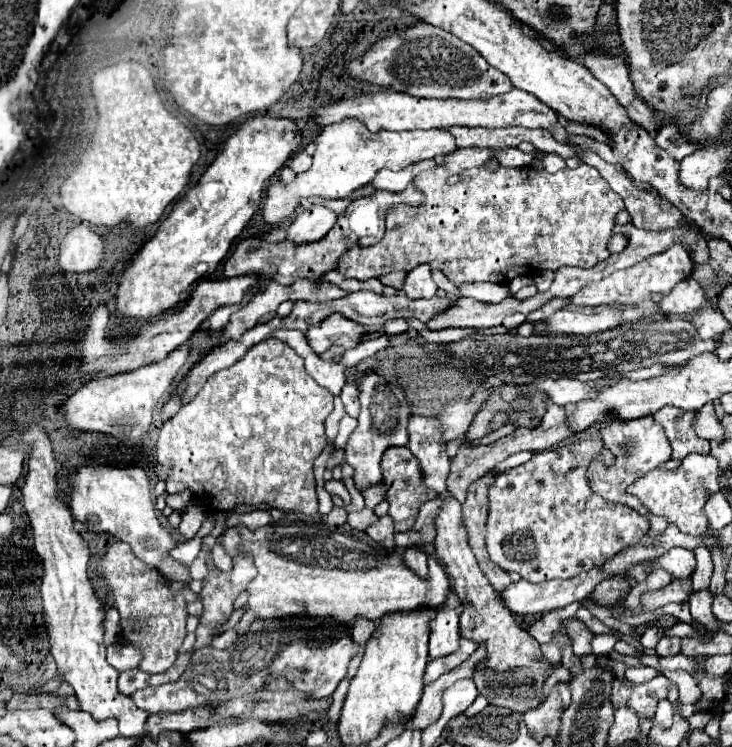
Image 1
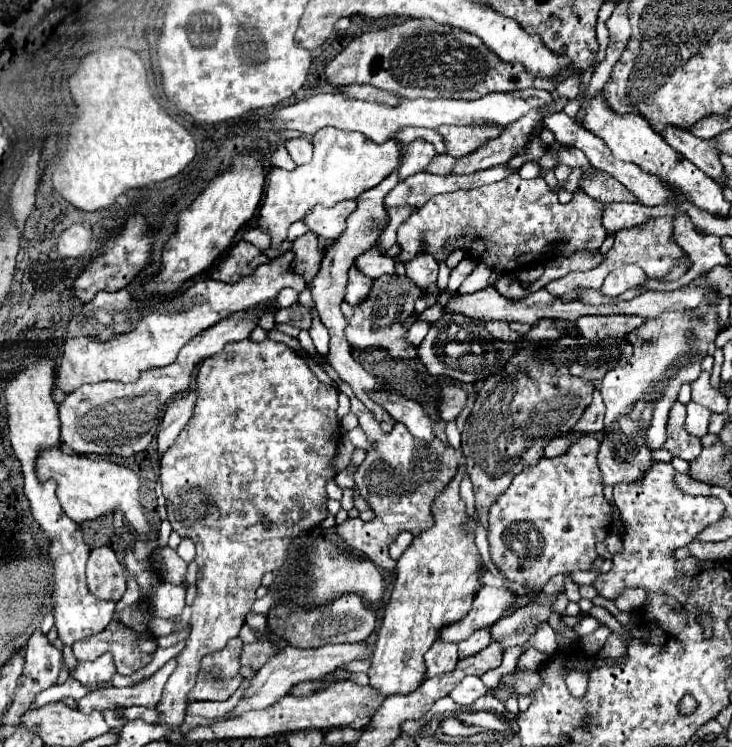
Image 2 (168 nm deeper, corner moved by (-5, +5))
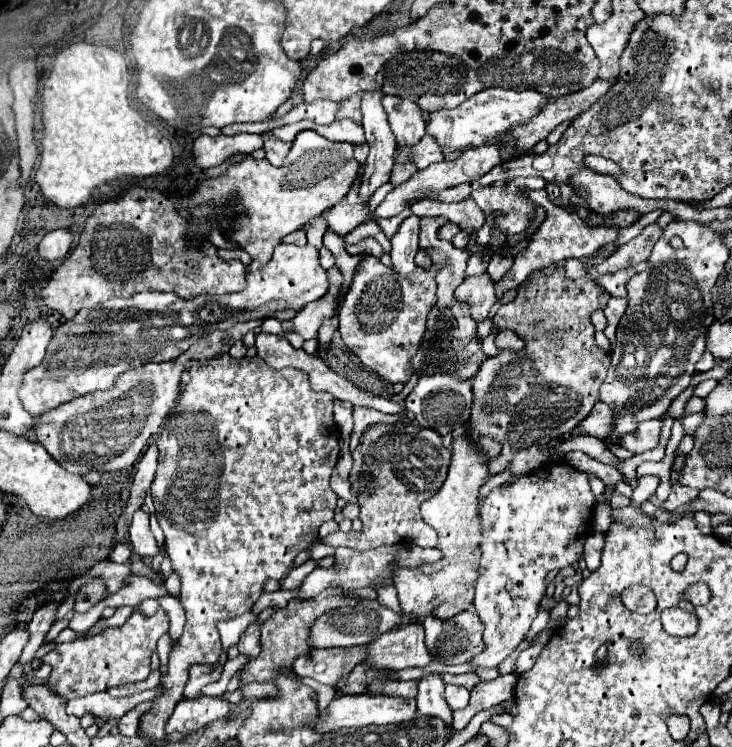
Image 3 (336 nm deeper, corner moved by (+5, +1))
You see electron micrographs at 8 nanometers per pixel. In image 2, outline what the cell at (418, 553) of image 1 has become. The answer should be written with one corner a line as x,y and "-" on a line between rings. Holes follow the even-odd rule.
457,471
451,485
447,485
447,489
435,497
435,505
431,507
435,525
417,535
411,547
397,561
393,593
385,607
379,639
371,657
373,665
369,669
371,687
381,695
411,693
423,683
423,653
435,643
443,625
459,621
467,615
475,593
481,589
481,555
475,547
475,533
467,533
463,529
469,513
459,495
461,479
463,471

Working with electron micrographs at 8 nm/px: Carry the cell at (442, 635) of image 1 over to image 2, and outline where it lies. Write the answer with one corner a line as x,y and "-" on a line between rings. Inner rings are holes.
435,641
431,649
425,653
425,667
427,679
449,673
457,665
457,645

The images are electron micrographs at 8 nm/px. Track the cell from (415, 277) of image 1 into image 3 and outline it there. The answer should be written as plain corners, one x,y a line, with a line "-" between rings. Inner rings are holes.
417,215
407,217
391,239
393,269
403,277
411,277
411,273
417,269
415,253
419,249
419,221
421,219

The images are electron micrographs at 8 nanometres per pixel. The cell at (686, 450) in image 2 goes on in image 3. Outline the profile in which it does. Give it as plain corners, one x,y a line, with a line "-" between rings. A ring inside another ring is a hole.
663,419
643,421
637,427
637,433
629,433
629,437
625,437
625,445
623,447
633,451
633,453
643,453
643,451
655,449
659,445
661,427
663,427

